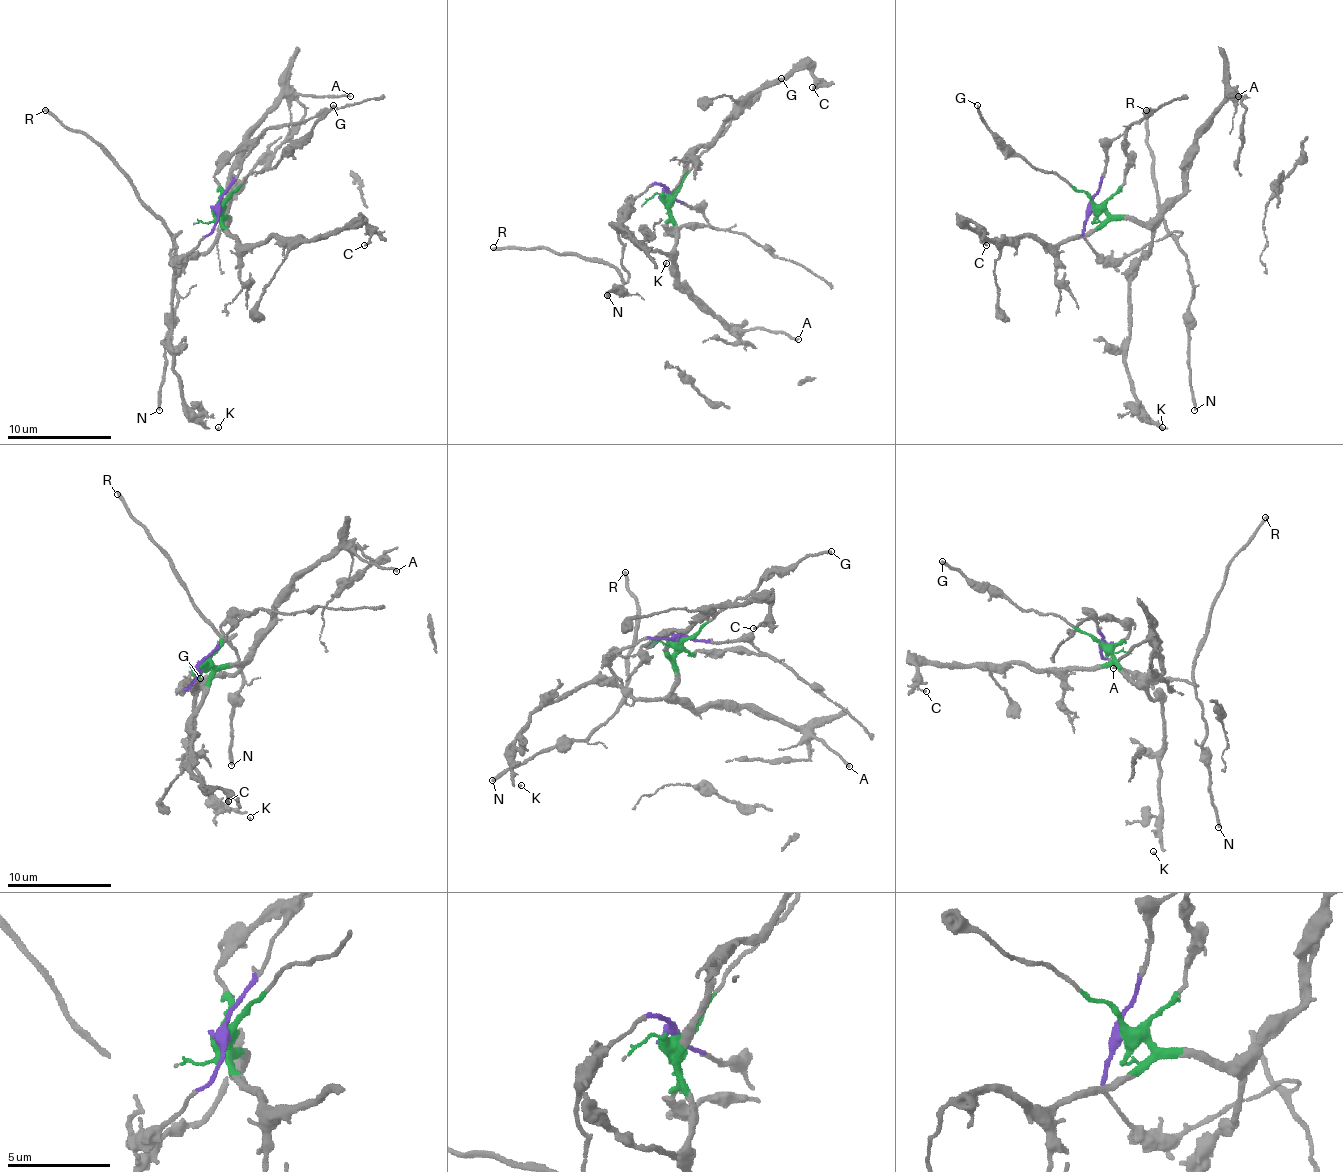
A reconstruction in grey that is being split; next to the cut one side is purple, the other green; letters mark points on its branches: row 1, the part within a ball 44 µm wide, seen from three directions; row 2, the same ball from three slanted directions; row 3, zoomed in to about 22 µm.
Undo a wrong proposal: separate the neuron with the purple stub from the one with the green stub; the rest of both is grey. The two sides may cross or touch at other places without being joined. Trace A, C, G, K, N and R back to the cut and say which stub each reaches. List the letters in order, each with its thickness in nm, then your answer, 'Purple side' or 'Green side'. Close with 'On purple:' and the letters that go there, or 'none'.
A: Thickness 180 nm. Green side
C: Thickness 130 nm. Green side
G: Thickness 200 nm. Green side
K: Thickness 80 nm. Green side
N: Thickness 220 nm. Purple side
R: Thickness 240 nm. Purple side
On purple: N, R

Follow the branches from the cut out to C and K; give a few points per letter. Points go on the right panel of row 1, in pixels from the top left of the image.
C: (1090, 206), (1106, 217), (1056, 246), (1036, 238), (991, 240), (970, 222), (986, 246)
K: (1090, 206), (1140, 219), (1151, 230), (1148, 253), (1130, 280), (1124, 371), (1138, 405), (1161, 426)

